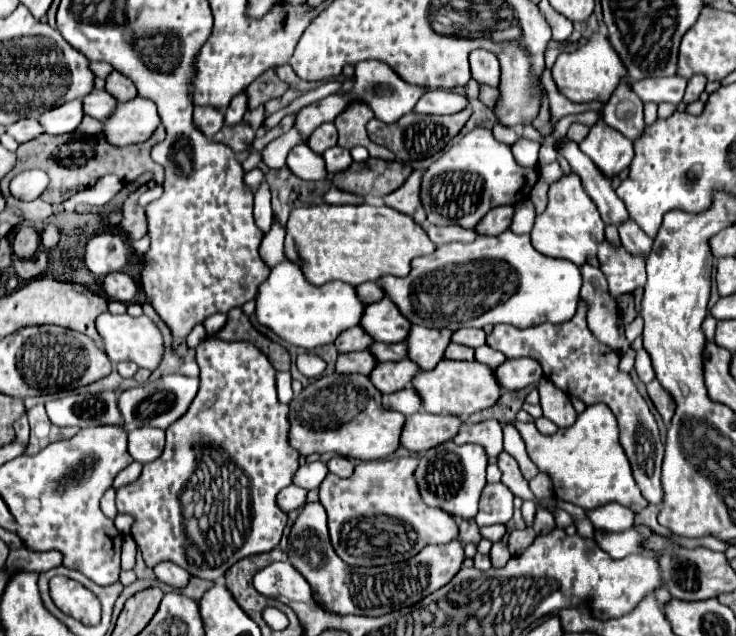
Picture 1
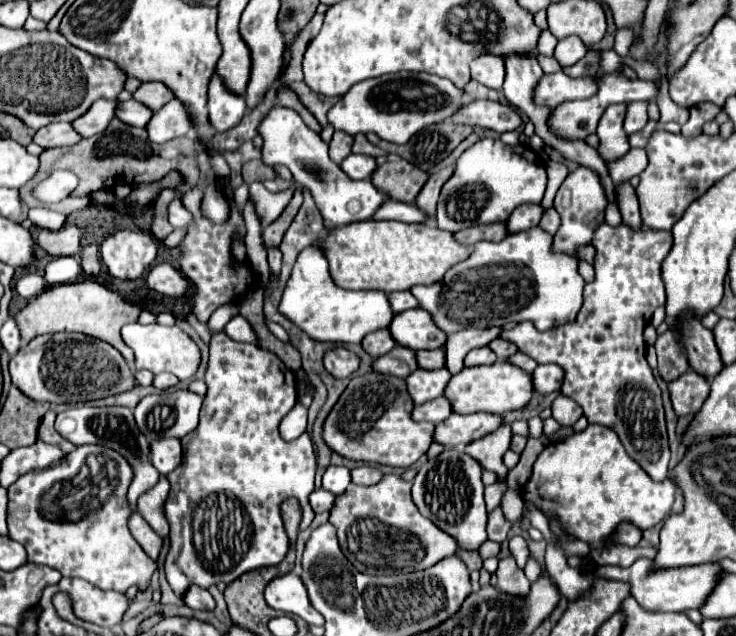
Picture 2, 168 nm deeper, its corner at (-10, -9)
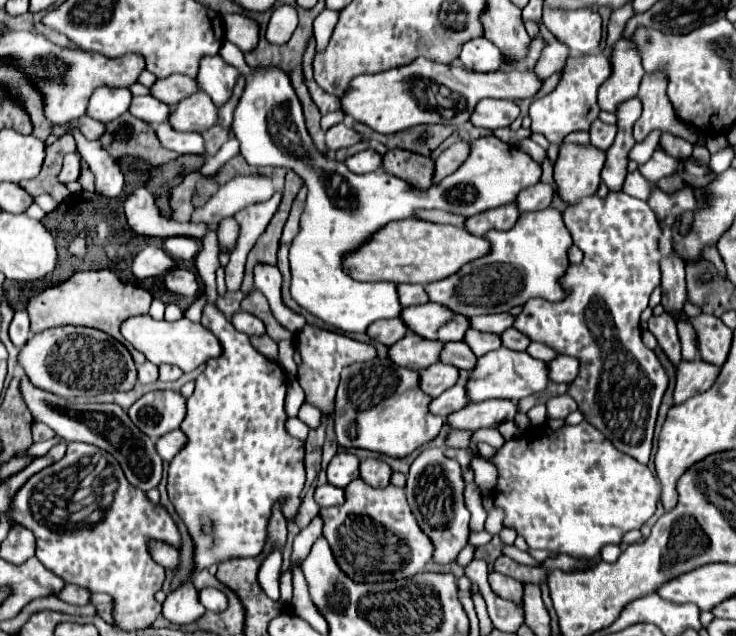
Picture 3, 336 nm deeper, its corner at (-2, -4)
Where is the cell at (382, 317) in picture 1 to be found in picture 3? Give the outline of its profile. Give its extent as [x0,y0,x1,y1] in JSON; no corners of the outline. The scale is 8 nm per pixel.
[402,302,470,342]

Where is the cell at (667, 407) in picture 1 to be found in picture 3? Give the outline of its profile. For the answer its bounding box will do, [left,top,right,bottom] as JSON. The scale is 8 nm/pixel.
[674,358,720,404]

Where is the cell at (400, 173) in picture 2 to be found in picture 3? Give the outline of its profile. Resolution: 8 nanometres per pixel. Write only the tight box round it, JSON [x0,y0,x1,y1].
[384,150,434,190]

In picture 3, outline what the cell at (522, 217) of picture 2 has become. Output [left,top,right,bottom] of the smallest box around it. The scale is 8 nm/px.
[516,182,554,212]

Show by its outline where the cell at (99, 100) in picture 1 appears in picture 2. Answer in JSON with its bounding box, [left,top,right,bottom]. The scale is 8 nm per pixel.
[114,99,152,127]

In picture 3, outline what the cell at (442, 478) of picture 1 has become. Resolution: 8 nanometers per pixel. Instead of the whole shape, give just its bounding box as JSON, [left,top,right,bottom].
[406,448,470,564]

